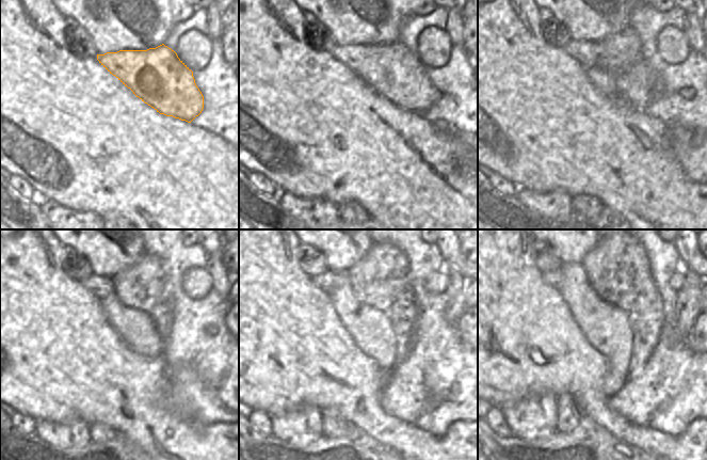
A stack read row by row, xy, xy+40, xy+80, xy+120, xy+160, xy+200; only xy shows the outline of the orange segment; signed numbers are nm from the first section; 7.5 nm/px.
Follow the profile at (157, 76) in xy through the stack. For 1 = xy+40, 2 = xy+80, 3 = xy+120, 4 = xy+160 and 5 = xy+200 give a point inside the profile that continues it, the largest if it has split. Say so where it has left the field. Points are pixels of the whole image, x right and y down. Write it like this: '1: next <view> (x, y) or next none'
1: next xy+40 (391, 70)
2: next xy+80 (636, 83)
3: next xy+120 (100, 286)
4: next xy+160 (328, 281)
5: next xy+200 (553, 279)

